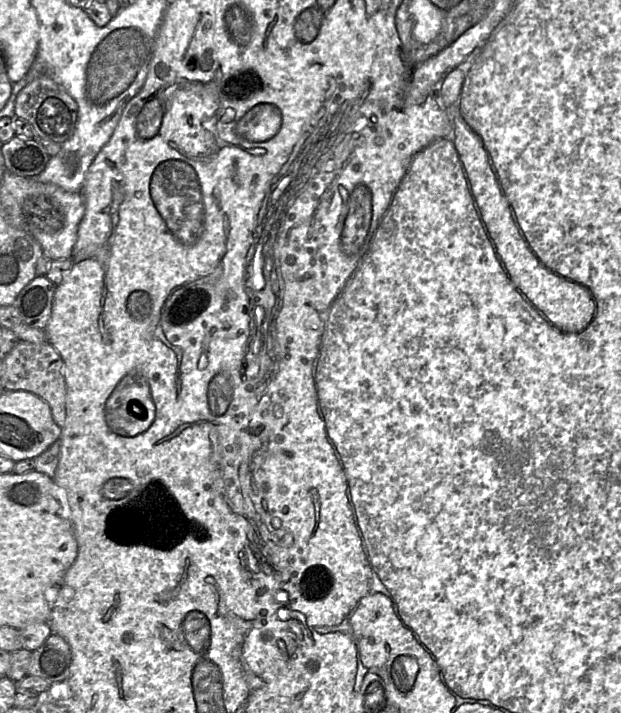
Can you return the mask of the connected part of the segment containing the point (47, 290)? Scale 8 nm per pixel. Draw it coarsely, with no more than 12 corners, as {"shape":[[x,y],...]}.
{"shape":[[36,276],[14,302],[22,322],[46,330],[57,285]]}

